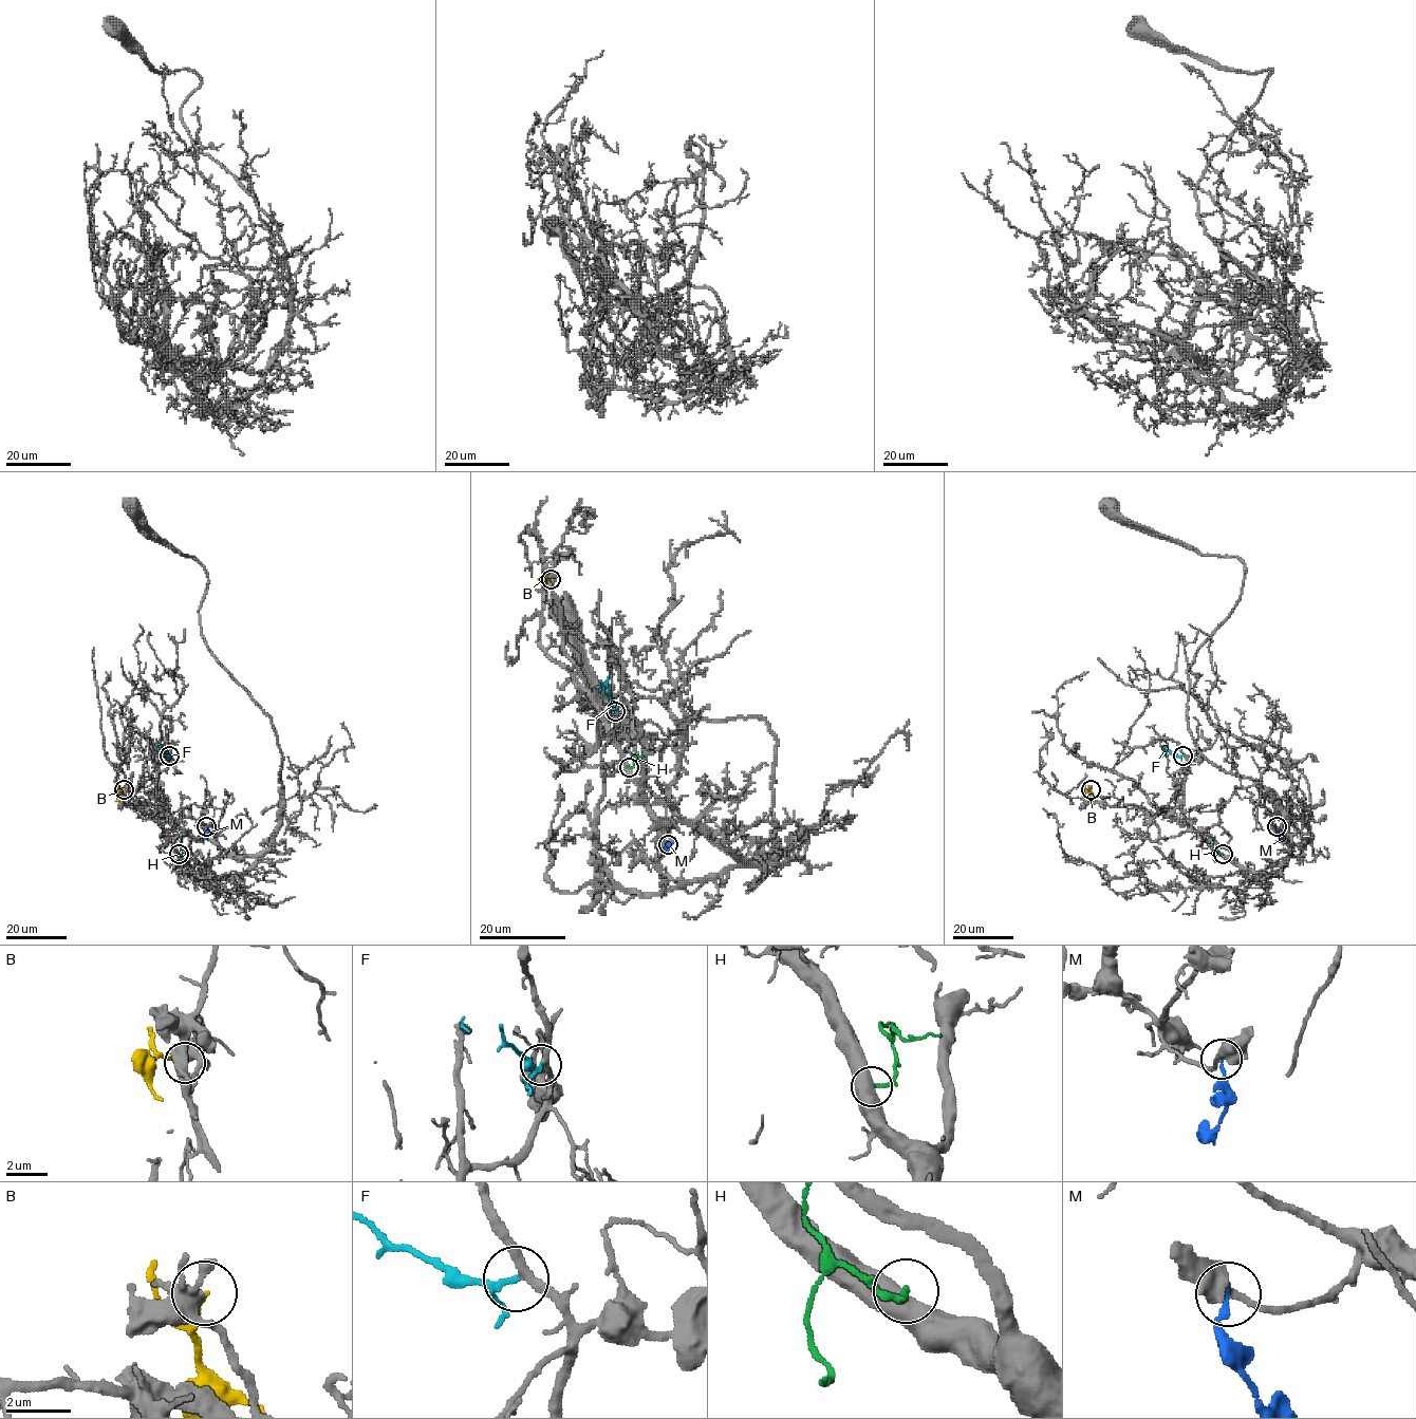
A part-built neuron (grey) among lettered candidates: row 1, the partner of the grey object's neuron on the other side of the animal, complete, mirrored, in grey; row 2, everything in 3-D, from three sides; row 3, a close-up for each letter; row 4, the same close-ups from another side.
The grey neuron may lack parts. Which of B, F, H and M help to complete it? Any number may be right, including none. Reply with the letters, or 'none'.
F

